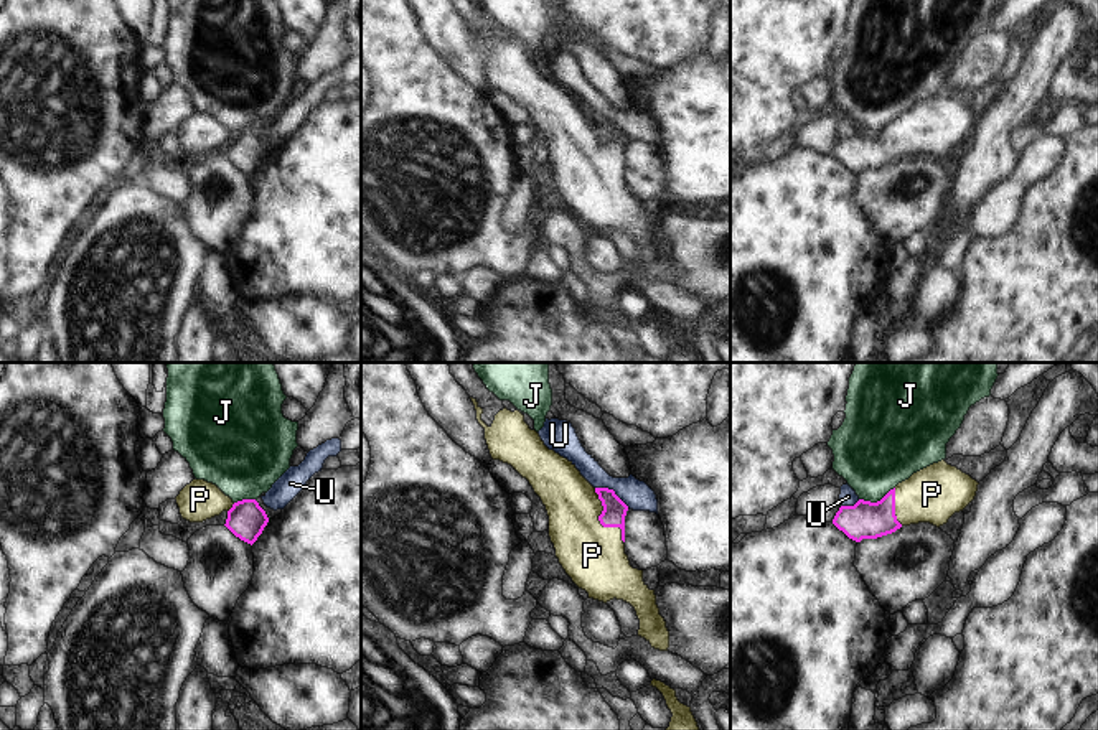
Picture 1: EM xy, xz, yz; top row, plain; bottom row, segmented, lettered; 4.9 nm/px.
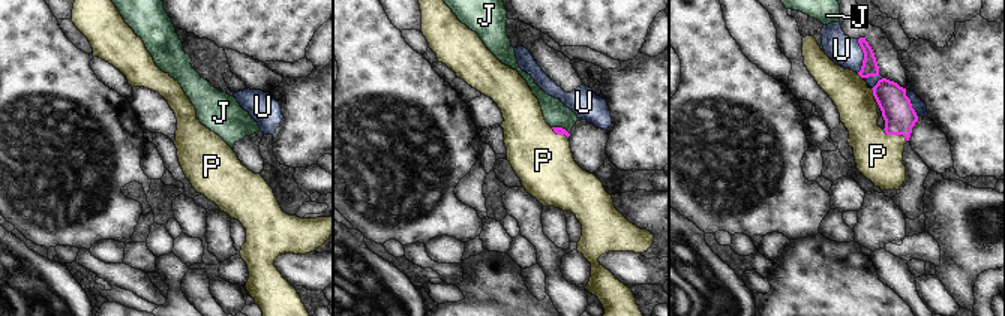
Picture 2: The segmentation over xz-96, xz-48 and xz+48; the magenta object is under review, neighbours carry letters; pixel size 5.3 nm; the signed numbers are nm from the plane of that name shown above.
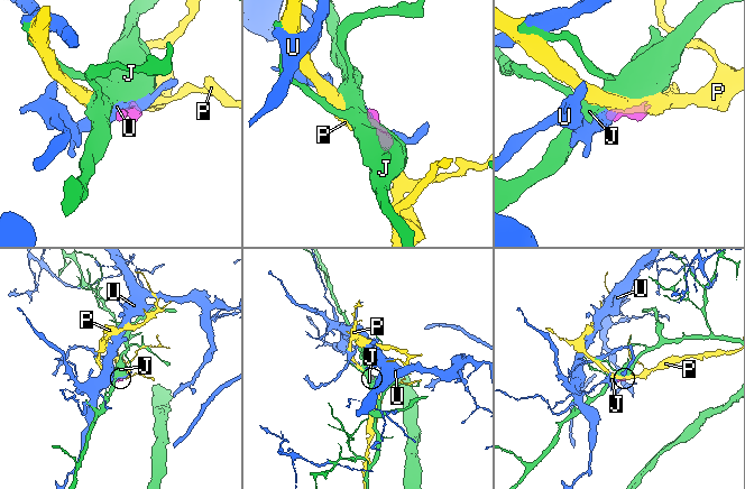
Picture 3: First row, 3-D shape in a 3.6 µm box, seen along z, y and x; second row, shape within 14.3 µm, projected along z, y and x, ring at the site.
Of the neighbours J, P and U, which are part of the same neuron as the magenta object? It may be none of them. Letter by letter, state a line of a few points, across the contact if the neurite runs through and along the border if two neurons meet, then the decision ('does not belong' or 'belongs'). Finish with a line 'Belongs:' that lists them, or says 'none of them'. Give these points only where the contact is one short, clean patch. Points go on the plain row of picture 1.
J: line yz (894, 117), (876, 132), (859, 131); does not belong
P: line xz (614, 144), (605, 144), (599, 150), (592, 157), (592, 187); belongs
U: does not belong
Belongs: P

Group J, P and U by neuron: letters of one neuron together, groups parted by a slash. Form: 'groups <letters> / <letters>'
groups J / P / U

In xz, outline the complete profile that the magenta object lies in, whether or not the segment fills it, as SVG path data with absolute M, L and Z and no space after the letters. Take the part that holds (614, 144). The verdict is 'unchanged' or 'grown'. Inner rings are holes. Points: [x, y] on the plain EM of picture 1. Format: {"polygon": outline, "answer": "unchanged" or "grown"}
{"polygon": "M470 30L491 89L511 96L546 137L549 168L565 204L589 229L630 234L640 250L638 267L651 278L668 282L669 262L655 221L625 185L628 137L613 120L594 119L572 92L549 81L519 41L504 38L488 58L481 51L483 40Z", "answer": "grown"}

